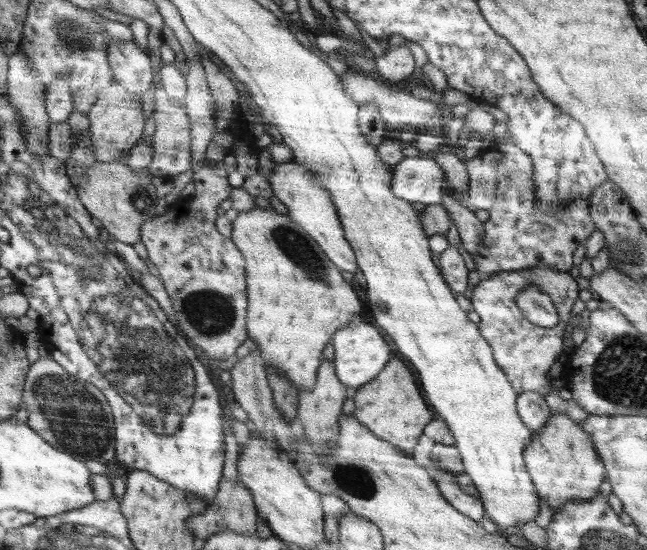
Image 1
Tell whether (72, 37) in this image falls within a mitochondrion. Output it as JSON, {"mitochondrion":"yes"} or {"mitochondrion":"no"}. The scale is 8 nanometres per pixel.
{"mitochondrion":"yes"}

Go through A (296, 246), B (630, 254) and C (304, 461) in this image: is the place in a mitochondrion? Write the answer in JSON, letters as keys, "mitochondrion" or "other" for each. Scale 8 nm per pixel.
{"A":"mitochondrion","B":"mitochondrion","C":"other"}

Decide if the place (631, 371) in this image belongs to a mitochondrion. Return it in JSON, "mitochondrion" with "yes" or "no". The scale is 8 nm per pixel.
{"mitochondrion":"yes"}

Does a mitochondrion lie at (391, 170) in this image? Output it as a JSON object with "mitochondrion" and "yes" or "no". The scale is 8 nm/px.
{"mitochondrion":"no"}

